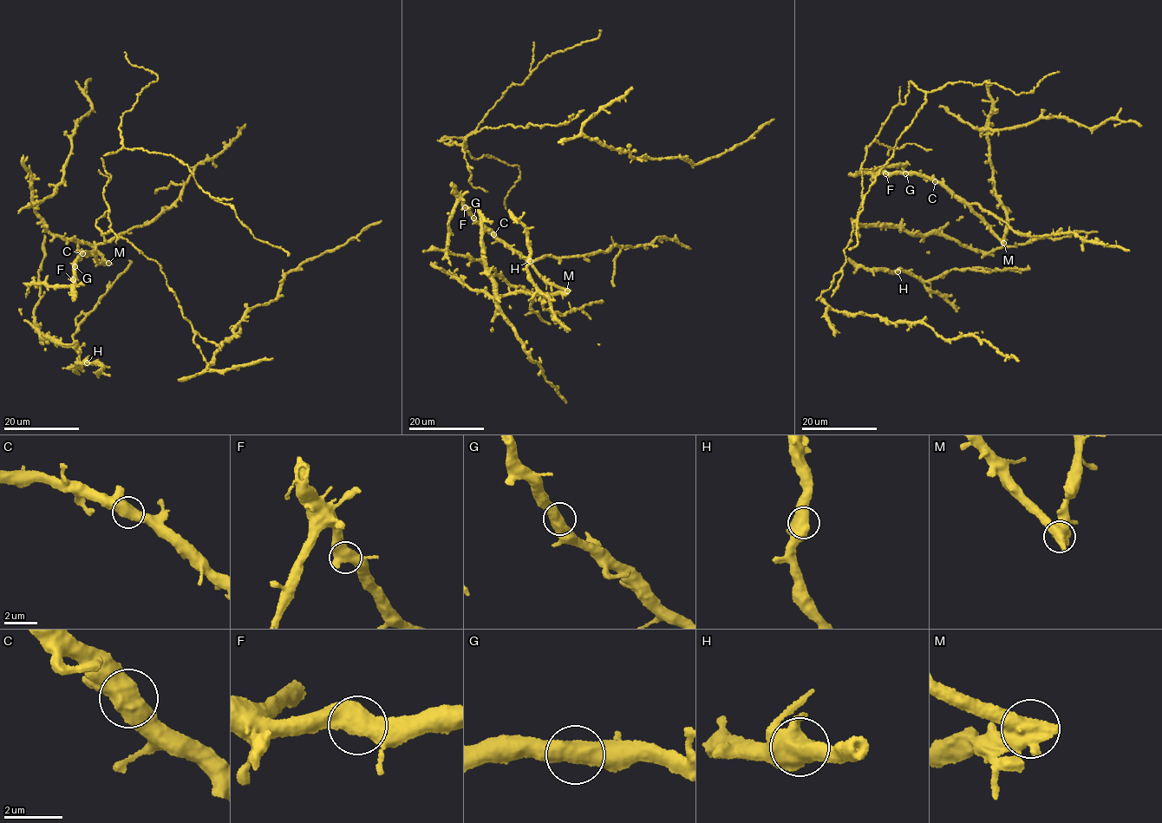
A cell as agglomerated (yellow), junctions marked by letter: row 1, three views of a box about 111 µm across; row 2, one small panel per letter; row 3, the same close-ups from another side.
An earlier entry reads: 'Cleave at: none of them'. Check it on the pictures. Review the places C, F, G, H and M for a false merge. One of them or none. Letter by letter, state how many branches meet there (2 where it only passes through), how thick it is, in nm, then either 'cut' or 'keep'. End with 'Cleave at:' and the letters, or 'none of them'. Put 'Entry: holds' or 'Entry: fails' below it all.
C: branches 2; calibre 600 nm; keep
F: branches 2; calibre 600 nm; keep
G: branches 2; calibre 550 nm; keep
H: branches 2; calibre 600 nm; keep
M: branches 2; calibre 650 nm; cut
Cleave at: M
Entry: fails

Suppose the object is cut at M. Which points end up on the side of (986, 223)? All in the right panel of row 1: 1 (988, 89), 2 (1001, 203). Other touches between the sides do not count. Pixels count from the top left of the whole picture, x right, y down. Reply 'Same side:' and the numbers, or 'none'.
Same side: none

